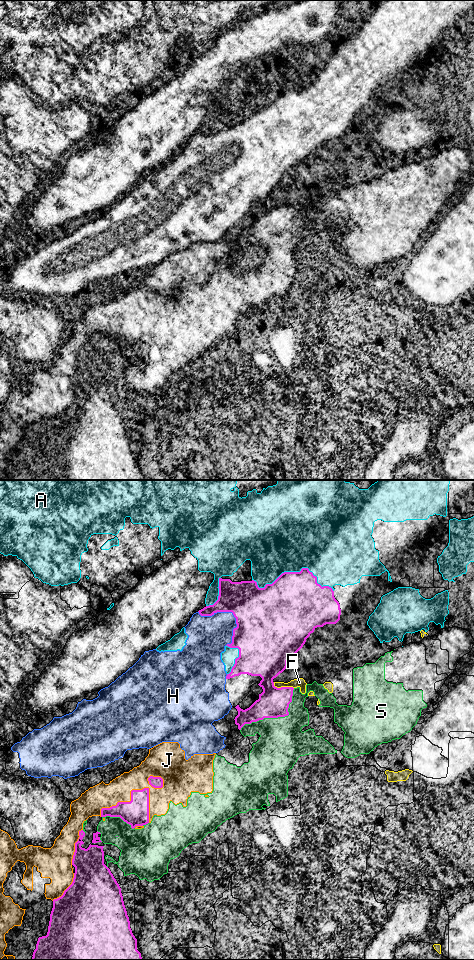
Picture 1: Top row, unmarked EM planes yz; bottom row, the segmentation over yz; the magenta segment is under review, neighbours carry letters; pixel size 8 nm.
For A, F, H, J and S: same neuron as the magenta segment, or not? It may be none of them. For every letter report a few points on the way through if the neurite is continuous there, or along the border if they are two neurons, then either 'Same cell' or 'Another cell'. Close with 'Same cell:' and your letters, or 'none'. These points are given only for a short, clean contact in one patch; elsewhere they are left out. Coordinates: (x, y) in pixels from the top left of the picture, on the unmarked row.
A: Another cell
F: Another cell
H: Another cell
J: Another cell
S: Another cell
Same cell: none

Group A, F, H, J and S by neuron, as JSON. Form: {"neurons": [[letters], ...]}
{"neurons": [["A"], ["F"], ["H"], ["J", "S"]]}

